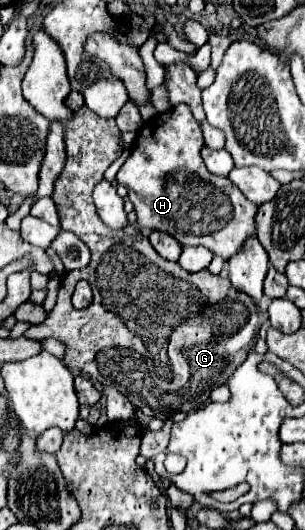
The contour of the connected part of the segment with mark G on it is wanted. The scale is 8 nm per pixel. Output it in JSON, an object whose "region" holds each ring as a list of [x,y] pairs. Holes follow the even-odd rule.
{"region":[[[83,106],[83,108],[79,108],[79,110],[73,114],[71,120],[63,122],[63,126],[65,126],[65,152],[67,152],[67,160],[65,160],[63,172],[61,172],[61,174],[57,176],[57,180],[55,180],[53,202],[55,202],[57,212],[59,212],[59,218],[61,218],[61,228],[73,232],[77,238],[81,238],[81,240],[89,246],[89,250],[91,250],[91,266],[87,266],[85,270],[67,272],[67,274],[63,276],[61,288],[59,288],[59,298],[57,298],[55,308],[49,312],[49,316],[45,318],[43,324],[31,326],[31,328],[25,332],[25,336],[27,336],[27,338],[35,338],[35,340],[41,340],[41,338],[57,338],[57,340],[63,340],[65,346],[69,348],[67,354],[65,354],[65,366],[81,370],[83,374],[87,374],[89,378],[93,378],[93,380],[99,382],[99,384],[115,386],[115,388],[117,388],[121,394],[125,394],[125,396],[131,400],[131,404],[133,404],[137,410],[141,410],[145,416],[153,416],[153,418],[167,420],[167,418],[171,418],[171,416],[177,414],[177,412],[191,412],[191,410],[195,410],[195,408],[207,404],[207,402],[209,402],[211,390],[217,388],[217,386],[227,384],[227,380],[229,380],[231,374],[237,370],[237,366],[241,366],[241,364],[245,362],[247,354],[253,350],[253,346],[255,346],[255,342],[257,342],[257,332],[259,332],[259,308],[255,306],[255,302],[251,300],[251,296],[247,296],[245,292],[235,290],[227,278],[215,276],[215,274],[211,274],[209,270],[191,274],[191,272],[183,270],[177,262],[169,262],[169,260],[161,258],[161,256],[153,250],[153,246],[149,244],[149,240],[147,240],[139,230],[135,230],[133,226],[127,226],[127,228],[117,230],[117,232],[115,232],[115,230],[107,230],[107,226],[103,226],[101,218],[97,216],[97,210],[95,210],[95,204],[93,204],[93,190],[95,185],[103,178],[103,172],[121,156],[121,150],[119,150],[119,136],[121,136],[121,132],[119,132],[119,128],[117,128],[117,122],[115,122],[113,118],[101,118],[101,116],[97,116],[95,112],[91,112],[91,110],[87,110],[87,108]],[[79,280],[87,280],[87,282],[91,284],[91,288],[93,288],[93,302],[91,302],[91,306],[87,306],[87,308],[83,308],[83,310],[75,310],[73,304],[71,304],[71,294],[73,294],[75,284],[77,284]]]}

